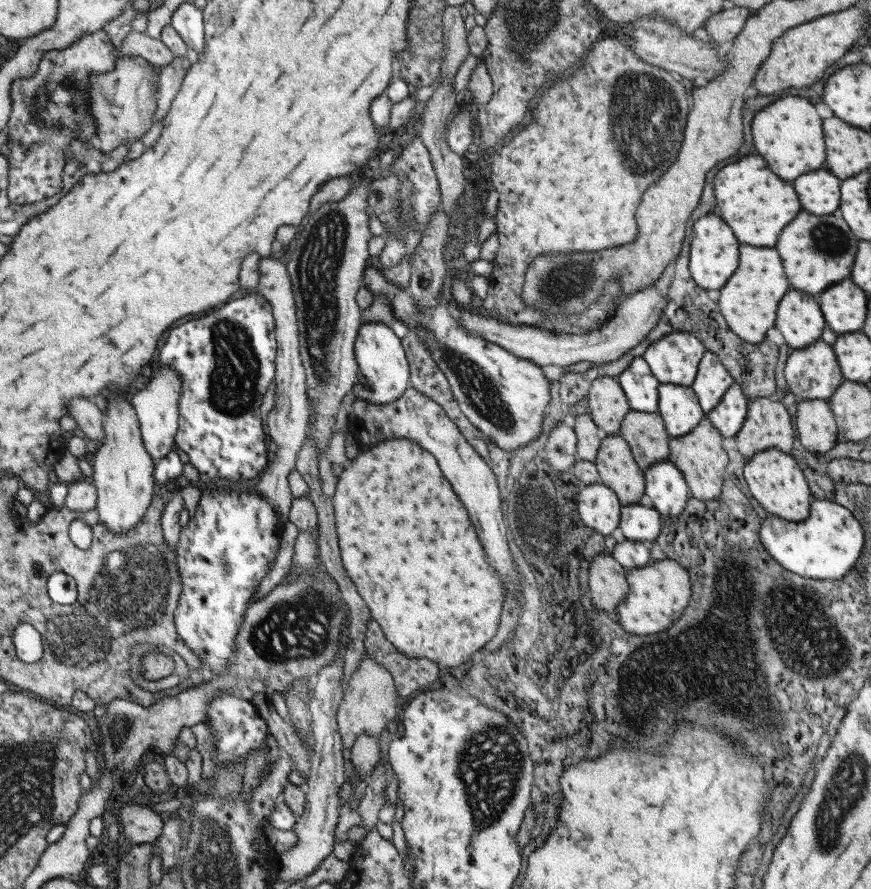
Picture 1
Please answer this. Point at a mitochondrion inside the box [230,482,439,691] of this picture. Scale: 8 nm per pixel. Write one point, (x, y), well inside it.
(299, 628)

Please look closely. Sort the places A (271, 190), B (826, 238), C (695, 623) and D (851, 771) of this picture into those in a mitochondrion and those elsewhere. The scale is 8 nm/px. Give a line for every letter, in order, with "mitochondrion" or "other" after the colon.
A: other
B: mitochondrion
C: other
D: mitochondrion

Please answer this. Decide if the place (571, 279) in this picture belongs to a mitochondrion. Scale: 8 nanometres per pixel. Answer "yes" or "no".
yes

